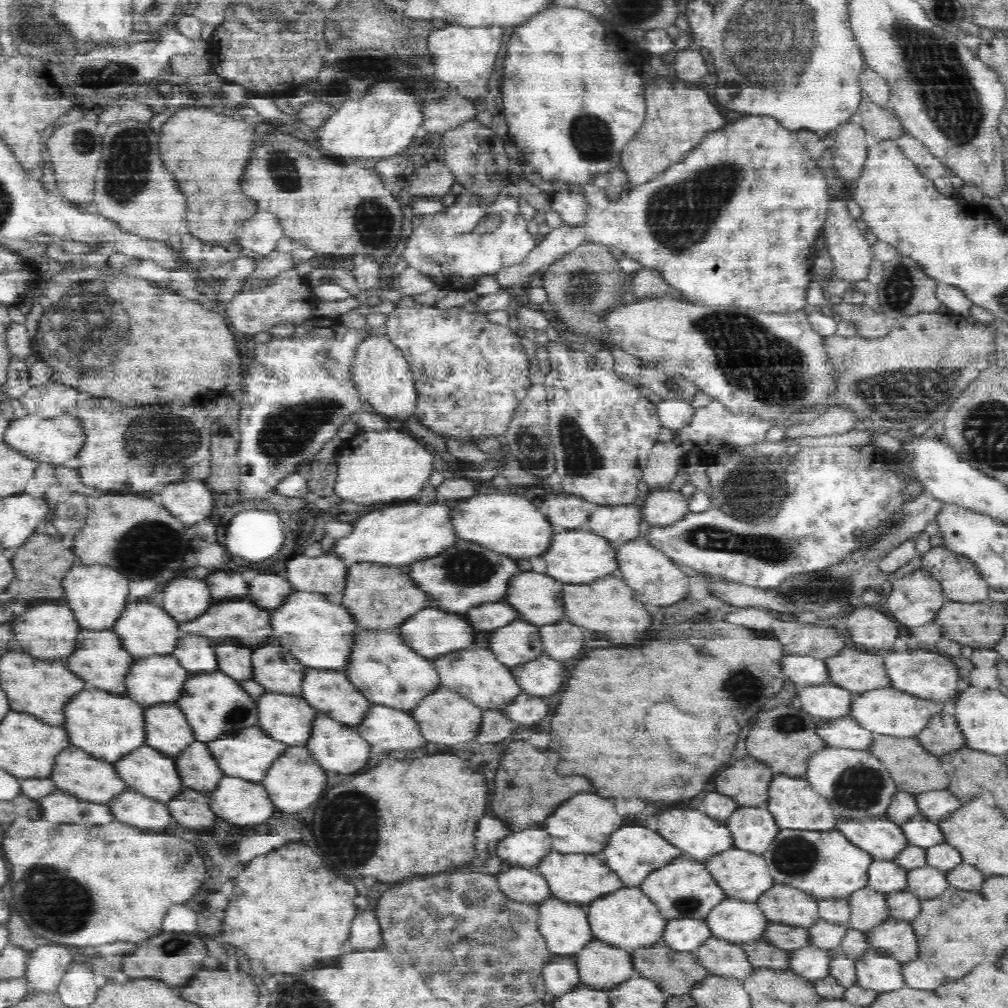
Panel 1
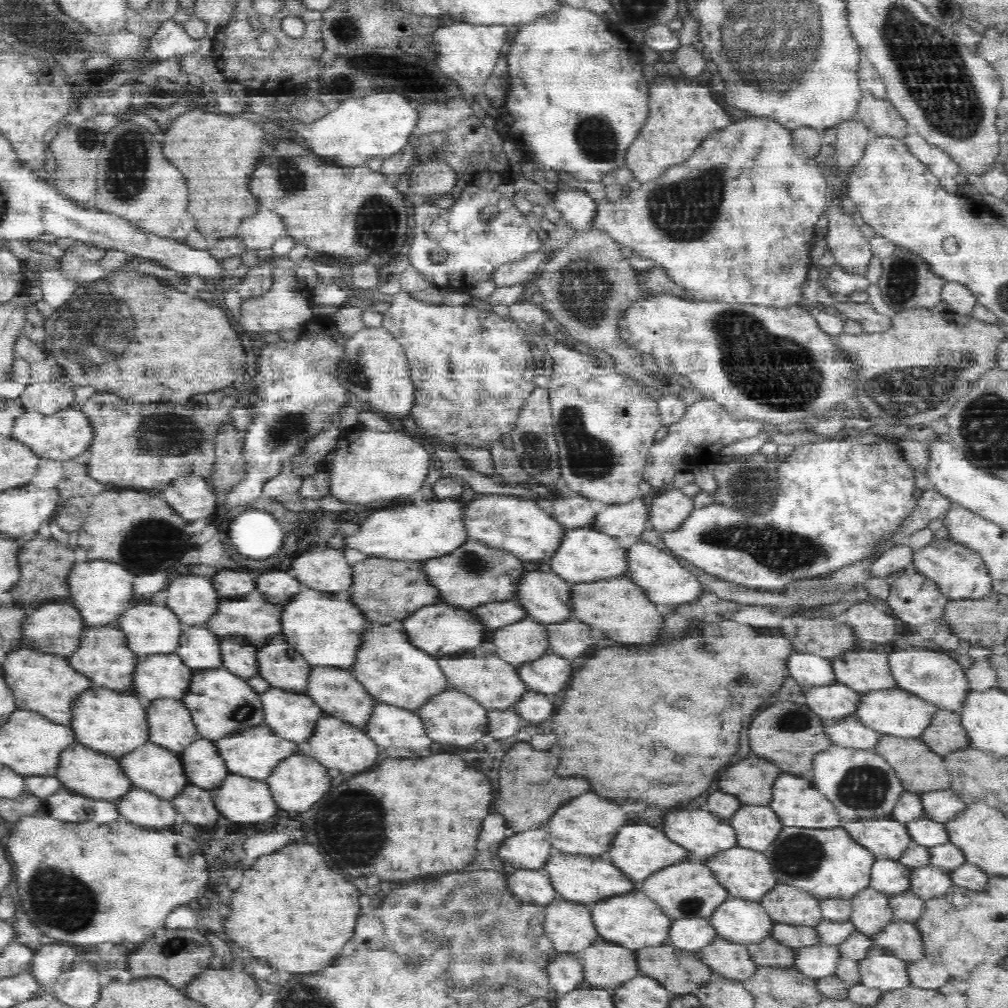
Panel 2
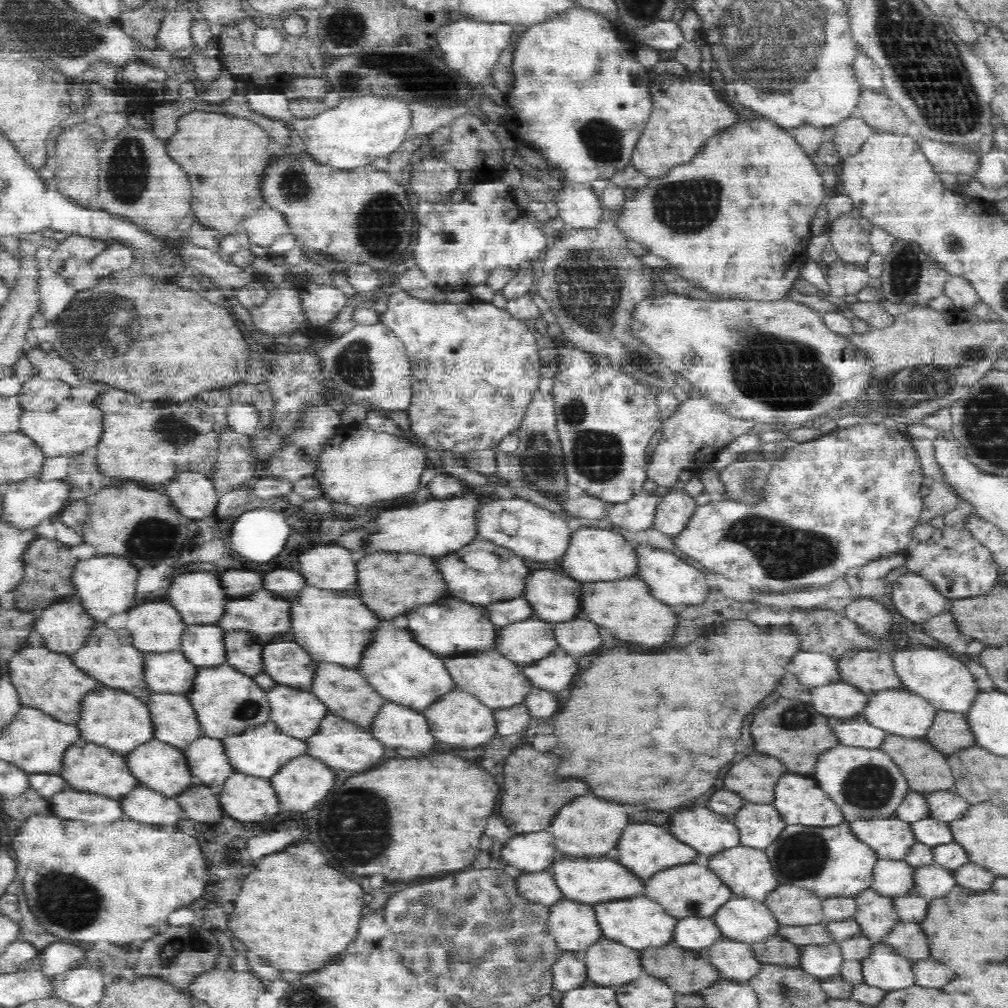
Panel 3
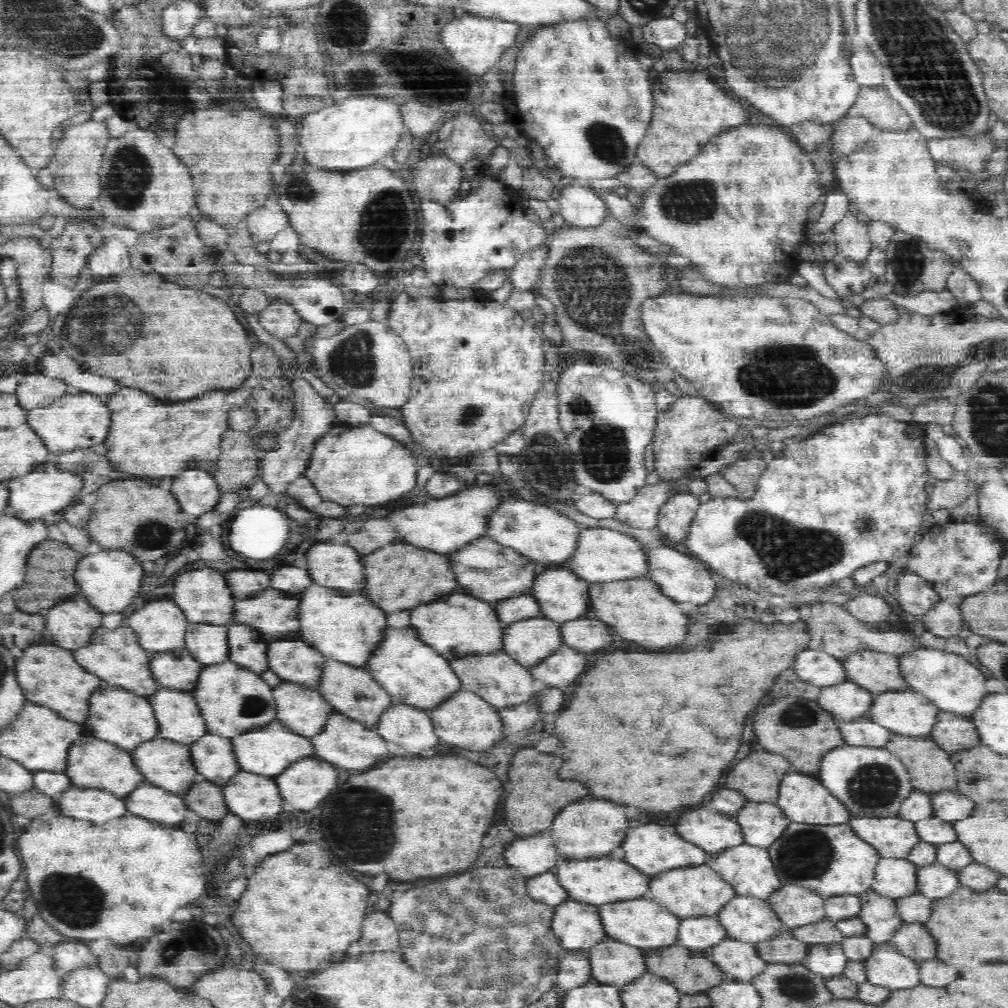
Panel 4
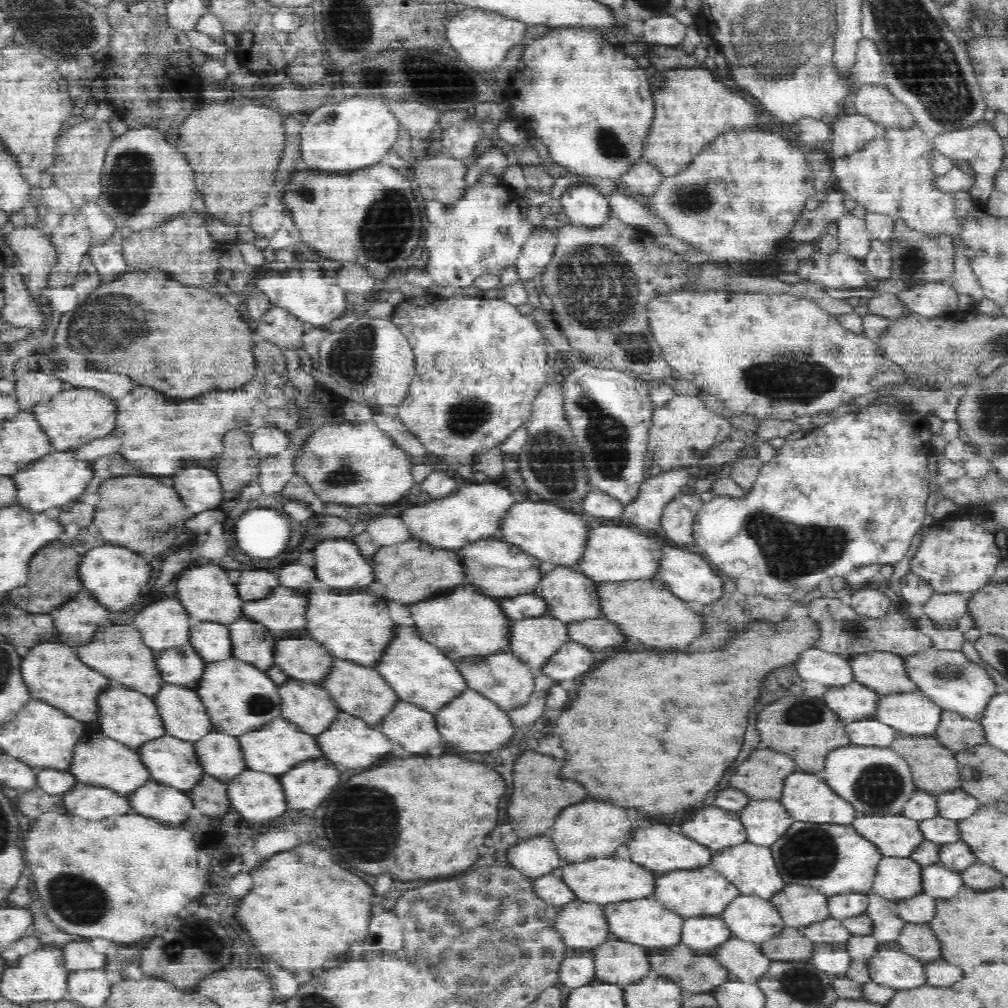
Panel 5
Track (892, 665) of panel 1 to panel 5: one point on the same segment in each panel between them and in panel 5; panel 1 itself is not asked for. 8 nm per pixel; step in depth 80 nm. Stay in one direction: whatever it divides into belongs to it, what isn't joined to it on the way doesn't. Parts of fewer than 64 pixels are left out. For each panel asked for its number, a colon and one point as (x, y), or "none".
2: (937, 678)
3: (946, 681)
4: (948, 680)
5: (952, 681)

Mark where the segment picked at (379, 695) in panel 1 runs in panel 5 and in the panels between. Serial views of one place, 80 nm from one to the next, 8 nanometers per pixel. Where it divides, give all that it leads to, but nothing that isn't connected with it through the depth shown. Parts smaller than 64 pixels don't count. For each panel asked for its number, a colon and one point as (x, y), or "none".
2: (393, 668)
3: (401, 669)
4: (413, 672)
5: (421, 673)

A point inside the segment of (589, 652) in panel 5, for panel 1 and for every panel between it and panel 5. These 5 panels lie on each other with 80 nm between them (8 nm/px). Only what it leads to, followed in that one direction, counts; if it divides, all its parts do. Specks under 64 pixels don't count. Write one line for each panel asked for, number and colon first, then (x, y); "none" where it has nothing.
1: (542, 677)
2: (549, 675)
3: (555, 672)
4: (566, 664)

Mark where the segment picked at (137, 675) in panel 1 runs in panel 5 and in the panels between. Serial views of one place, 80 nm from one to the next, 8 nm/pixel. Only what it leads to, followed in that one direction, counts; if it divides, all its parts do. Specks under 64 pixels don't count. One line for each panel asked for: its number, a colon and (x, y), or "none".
2: (158, 675)
3: (173, 672)
4: (178, 668)
5: (183, 665)

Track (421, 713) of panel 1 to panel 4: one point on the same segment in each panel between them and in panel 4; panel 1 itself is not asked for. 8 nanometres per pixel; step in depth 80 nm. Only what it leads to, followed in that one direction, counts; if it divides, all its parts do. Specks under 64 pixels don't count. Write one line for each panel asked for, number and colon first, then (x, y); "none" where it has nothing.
2: (454, 717)
3: (460, 718)
4: (467, 720)

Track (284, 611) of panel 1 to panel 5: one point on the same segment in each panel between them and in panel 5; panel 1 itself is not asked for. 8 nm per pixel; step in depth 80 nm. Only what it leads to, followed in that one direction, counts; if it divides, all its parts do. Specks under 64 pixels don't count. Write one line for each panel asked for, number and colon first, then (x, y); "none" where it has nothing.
2: (328, 631)
3: (333, 627)
4: (350, 629)
5: (355, 625)

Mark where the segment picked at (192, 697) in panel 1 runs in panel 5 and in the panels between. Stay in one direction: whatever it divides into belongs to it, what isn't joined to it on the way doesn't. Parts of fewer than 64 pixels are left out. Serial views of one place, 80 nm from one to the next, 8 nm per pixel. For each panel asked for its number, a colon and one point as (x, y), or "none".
2: (223, 704)
3: (228, 701)
4: (234, 699)
5: (240, 697)

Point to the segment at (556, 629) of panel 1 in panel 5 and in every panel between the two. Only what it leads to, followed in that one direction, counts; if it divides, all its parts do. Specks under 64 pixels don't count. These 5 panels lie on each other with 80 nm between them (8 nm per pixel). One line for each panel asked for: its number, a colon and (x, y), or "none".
2: (570, 638)
3: (576, 636)
4: (587, 635)
5: (599, 633)

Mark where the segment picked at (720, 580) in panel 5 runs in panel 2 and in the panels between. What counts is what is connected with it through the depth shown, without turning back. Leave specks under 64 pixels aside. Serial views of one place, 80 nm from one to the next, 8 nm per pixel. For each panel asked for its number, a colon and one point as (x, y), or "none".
2: (666, 581)
3: (671, 578)
4: (686, 578)

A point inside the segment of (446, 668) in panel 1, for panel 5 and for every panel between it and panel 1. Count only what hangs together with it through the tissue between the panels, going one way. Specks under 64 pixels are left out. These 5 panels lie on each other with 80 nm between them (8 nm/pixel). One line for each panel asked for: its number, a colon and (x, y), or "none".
2: (494, 683)
3: (498, 682)
4: (499, 678)
5: (507, 680)

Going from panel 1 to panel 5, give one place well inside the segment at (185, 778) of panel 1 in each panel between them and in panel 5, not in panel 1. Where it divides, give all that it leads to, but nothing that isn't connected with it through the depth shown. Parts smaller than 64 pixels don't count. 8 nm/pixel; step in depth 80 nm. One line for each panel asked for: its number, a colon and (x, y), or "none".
2: (204, 766)
3: (207, 756)
4: (215, 755)
5: (220, 753)

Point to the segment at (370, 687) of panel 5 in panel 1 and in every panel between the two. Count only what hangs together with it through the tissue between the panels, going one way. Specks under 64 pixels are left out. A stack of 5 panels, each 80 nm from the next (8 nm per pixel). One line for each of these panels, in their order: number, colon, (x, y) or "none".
1: (330, 691)
2: (337, 690)
3: (346, 691)
4: (353, 691)

